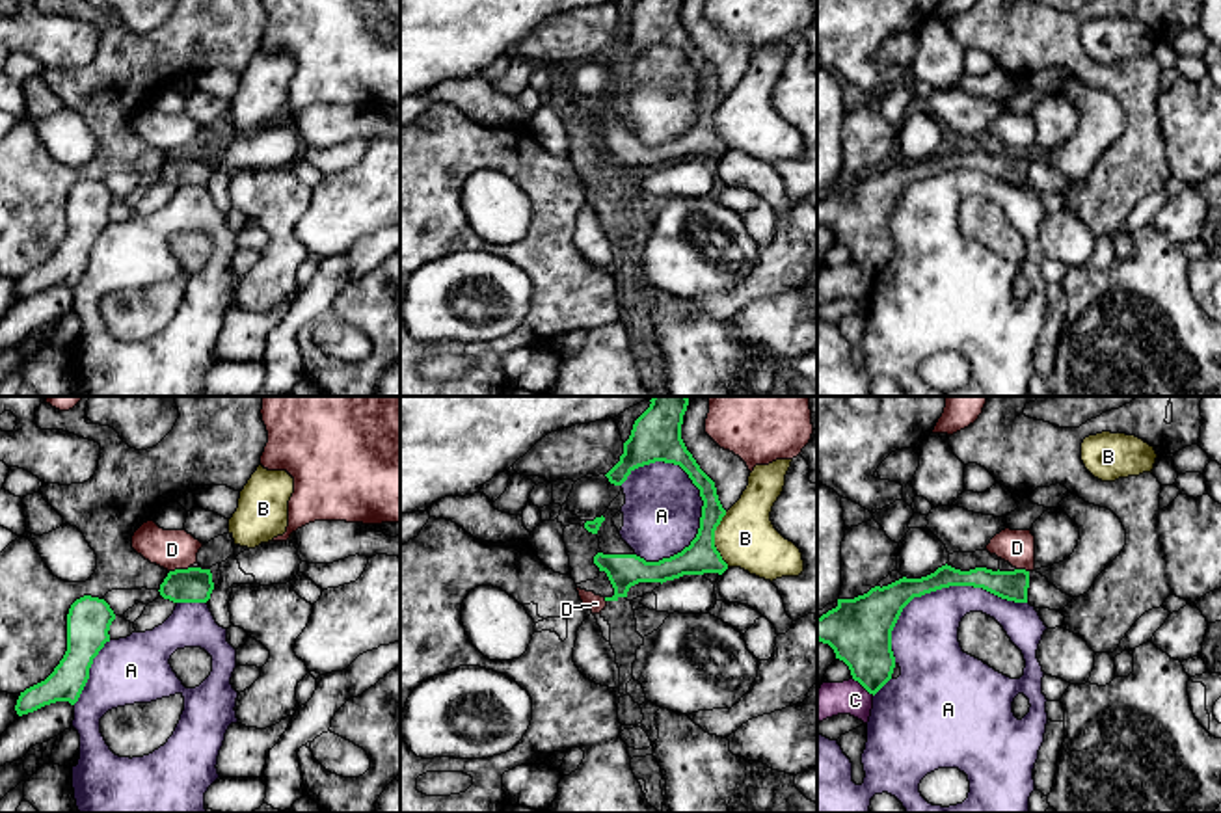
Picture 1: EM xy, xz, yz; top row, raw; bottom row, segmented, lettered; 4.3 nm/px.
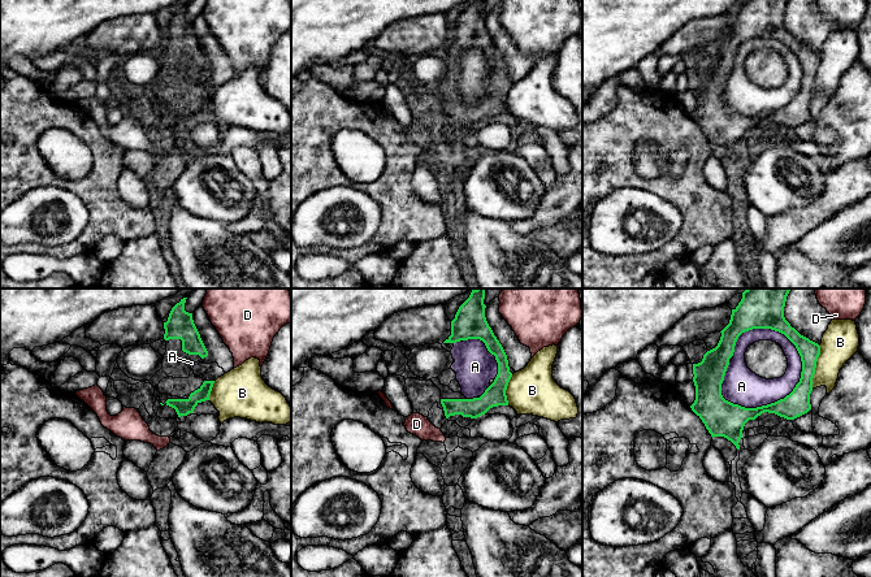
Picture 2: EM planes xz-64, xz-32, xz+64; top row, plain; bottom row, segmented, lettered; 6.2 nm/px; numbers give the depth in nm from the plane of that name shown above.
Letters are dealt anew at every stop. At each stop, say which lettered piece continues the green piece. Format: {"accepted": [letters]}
{"accepted": []}

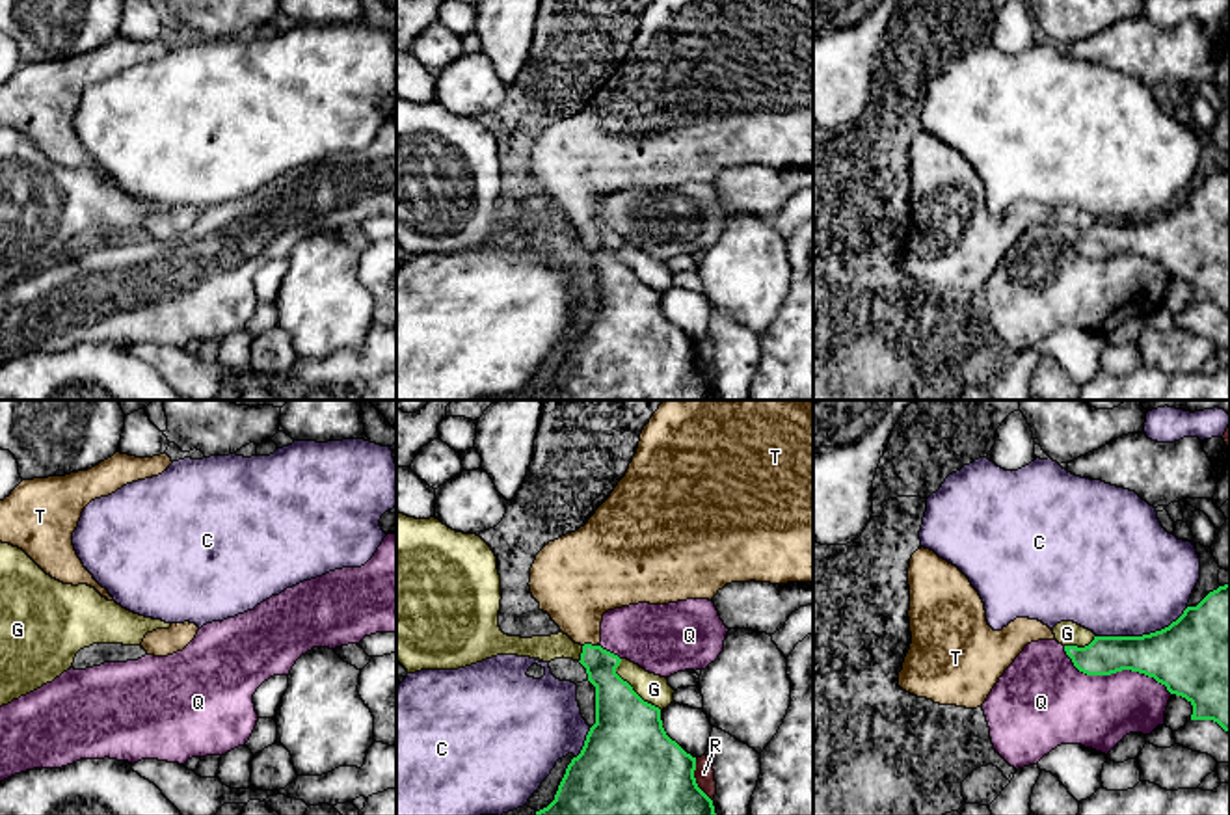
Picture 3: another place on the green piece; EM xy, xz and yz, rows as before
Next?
{"accepted": ["T"]}

